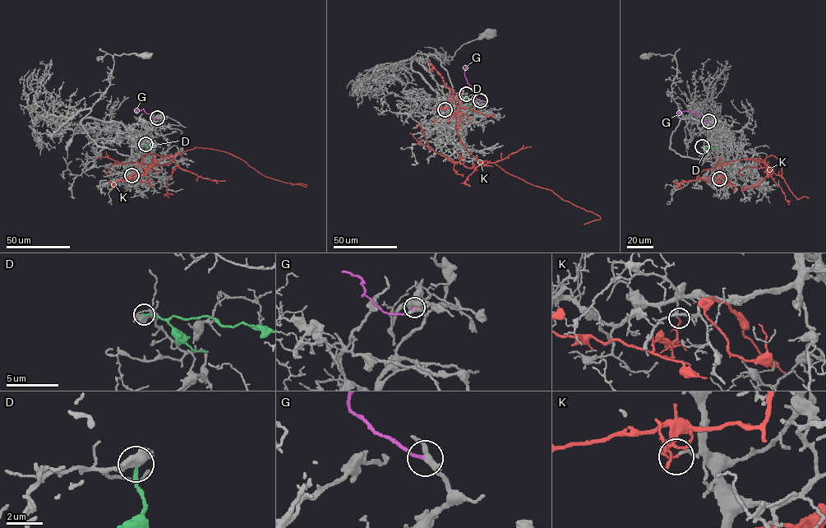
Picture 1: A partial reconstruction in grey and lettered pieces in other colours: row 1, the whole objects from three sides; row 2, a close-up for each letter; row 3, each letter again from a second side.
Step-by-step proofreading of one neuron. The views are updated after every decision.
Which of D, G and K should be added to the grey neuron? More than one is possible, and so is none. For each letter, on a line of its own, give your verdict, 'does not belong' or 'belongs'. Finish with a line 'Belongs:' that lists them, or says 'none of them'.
D: does not belong
G: does not belong
K: does not belong
Belongs: none of them

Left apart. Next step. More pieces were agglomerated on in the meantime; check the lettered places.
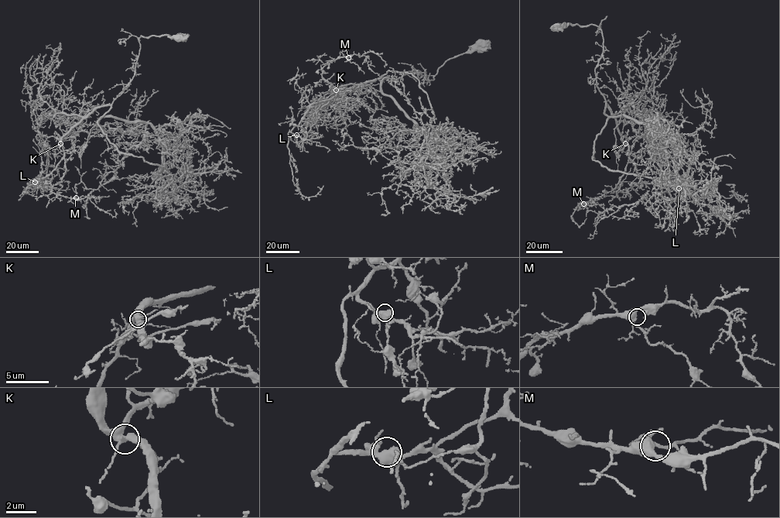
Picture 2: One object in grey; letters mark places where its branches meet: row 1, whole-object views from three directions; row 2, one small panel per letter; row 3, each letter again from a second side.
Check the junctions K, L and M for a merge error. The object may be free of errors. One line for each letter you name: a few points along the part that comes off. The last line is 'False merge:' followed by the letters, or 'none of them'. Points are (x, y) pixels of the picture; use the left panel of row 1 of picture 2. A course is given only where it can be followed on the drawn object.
False merge: none of them

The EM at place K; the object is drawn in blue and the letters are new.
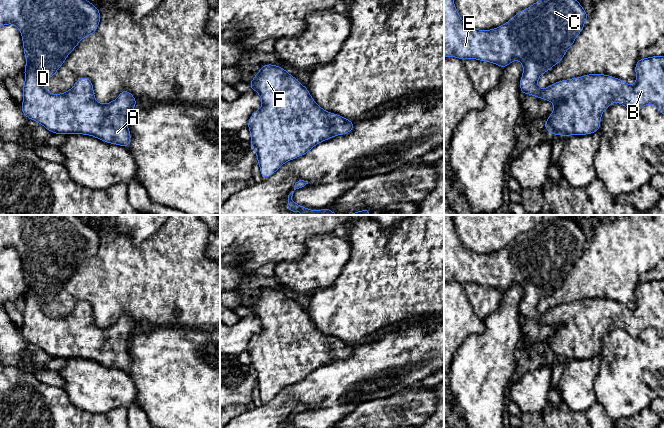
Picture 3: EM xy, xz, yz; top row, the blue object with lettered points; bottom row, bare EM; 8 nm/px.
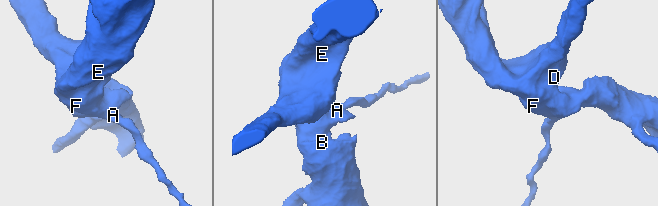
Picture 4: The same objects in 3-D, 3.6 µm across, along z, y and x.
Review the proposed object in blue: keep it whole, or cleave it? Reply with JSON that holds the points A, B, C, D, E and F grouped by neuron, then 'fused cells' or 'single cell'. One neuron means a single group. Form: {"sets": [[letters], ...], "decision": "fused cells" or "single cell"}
{"sets": [["A", "B", "C", "D", "E", "F"]], "decision": "single cell"}

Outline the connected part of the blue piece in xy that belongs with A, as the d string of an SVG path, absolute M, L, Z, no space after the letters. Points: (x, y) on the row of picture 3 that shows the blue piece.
M0 0L0 27L14 24L22 35L26 59L21 106L24 116L54 134L90 135L127 149L132 138L127 118L137 104L128 90L122 90L114 101L101 104L95 100L88 77L80 77L70 90L58 95L44 88L44 82L54 76L77 44L95 33L100 21L100 10L87 0Z

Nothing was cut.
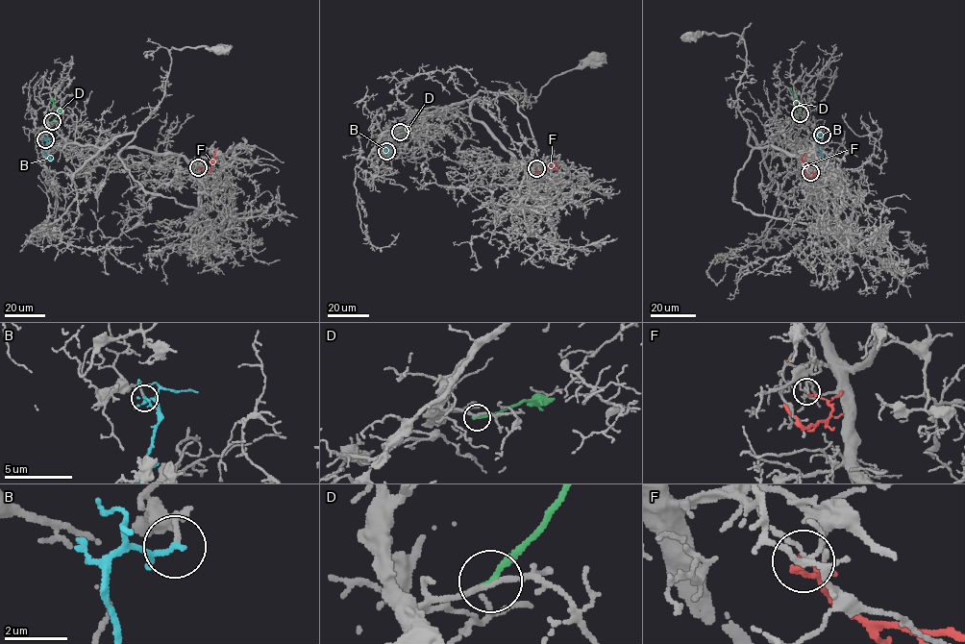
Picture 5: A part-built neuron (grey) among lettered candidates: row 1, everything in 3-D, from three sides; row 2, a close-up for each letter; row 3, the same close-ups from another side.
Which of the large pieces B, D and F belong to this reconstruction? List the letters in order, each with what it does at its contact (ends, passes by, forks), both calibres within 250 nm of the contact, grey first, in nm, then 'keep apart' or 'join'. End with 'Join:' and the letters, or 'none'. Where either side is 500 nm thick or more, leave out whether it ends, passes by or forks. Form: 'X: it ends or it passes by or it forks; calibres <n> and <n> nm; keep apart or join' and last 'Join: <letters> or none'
B: it passes by; calibres 100 and 120 nm; keep apart
D: it ends; calibres 160 and 220 nm; keep apart
F: it passes by; calibres 90 and 90 nm; keep apart
Join: none

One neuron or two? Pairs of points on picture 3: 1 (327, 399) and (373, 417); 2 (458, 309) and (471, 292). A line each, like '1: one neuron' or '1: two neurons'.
1: two neurons
2: two neurons

